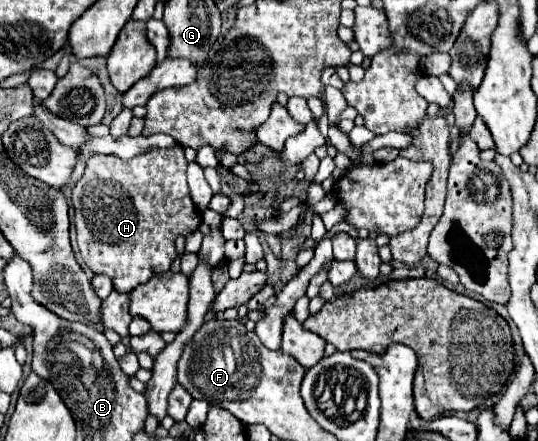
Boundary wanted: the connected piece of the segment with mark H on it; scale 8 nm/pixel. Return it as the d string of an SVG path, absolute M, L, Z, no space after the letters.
M173 147L169 151L149 151L133 159L121 159L117 155L91 155L85 161L85 173L71 191L77 243L85 265L93 273L109 275L117 291L129 293L137 285L149 281L149 277L169 271L171 261L177 257L175 239L179 235L187 237L199 231L203 219L189 195L185 173L187 159L181 147Z

